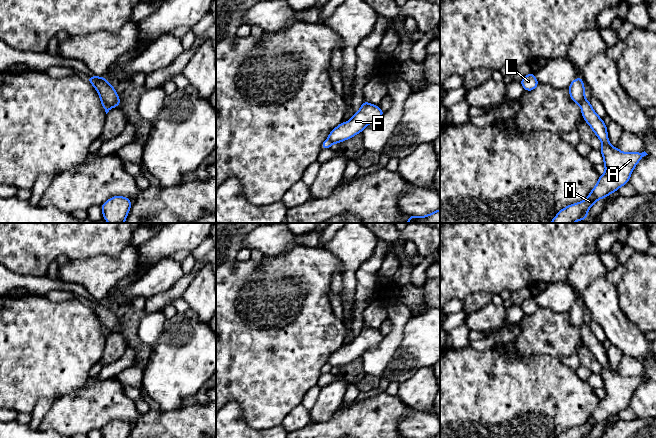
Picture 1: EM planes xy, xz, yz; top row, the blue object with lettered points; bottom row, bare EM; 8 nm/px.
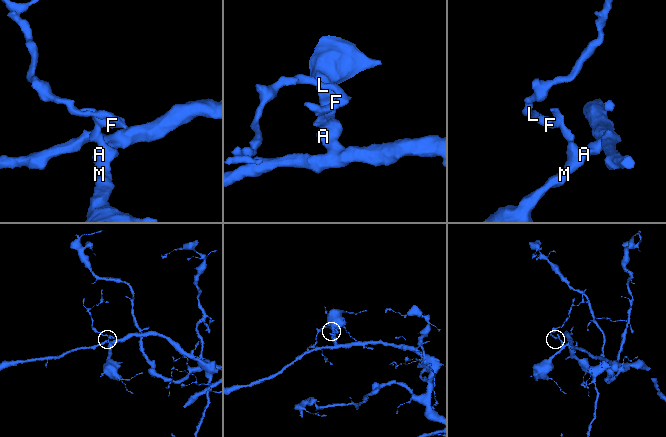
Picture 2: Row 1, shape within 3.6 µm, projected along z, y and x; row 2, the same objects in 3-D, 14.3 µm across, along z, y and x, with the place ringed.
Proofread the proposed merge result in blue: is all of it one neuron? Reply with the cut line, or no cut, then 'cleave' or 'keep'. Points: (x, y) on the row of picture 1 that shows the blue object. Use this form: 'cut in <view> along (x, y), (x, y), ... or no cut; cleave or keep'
cut in xy along (100, 96), (110, 107); cleave

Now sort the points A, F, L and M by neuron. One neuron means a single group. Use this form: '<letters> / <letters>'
A M / F L

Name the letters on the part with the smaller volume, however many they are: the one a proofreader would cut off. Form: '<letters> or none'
F, L

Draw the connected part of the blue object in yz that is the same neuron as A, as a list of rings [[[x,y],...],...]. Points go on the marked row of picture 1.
[[[584,98],[580,104],[584,120],[589,124],[596,136],[602,142],[600,150],[604,158],[606,171],[600,175],[597,185],[588,197],[579,203],[568,205],[561,209],[550,223],[574,223],[578,220],[587,220],[587,212],[599,199],[607,197],[629,182],[630,175],[640,161],[648,155],[645,151],[621,152],[617,147],[612,147],[608,140],[607,126],[592,108],[590,102]]]

